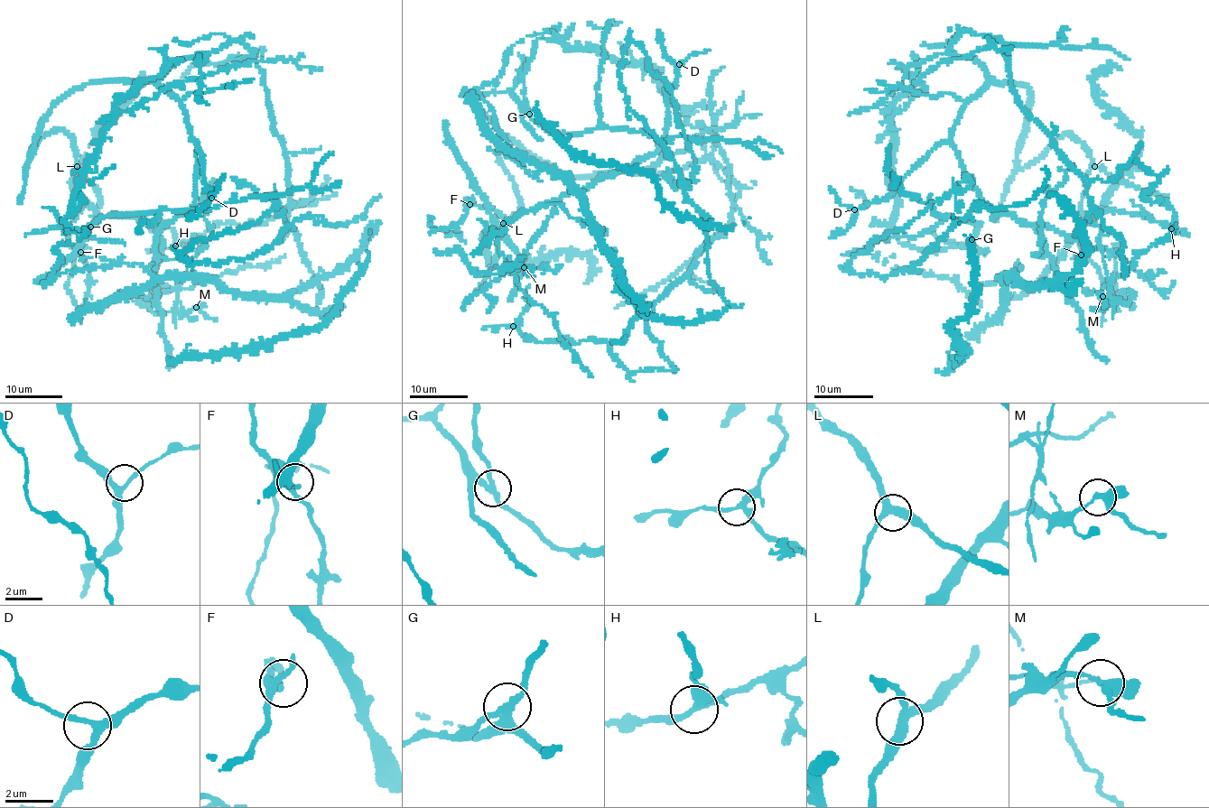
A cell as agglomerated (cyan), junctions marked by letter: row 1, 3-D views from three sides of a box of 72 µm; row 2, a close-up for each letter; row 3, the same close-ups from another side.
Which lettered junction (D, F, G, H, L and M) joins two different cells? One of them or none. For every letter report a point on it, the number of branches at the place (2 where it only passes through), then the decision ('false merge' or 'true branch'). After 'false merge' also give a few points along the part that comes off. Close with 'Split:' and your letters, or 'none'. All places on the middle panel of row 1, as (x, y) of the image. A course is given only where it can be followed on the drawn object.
D: place (679, 64); branches 3; true branch
F: place (469, 204); branches 3; true branch
G: place (529, 114); branches 3; false merge
H: place (513, 326); branches 3; true branch
L: place (503, 223); branches 3; true branch
M: place (524, 267); branches 3; true branch
Split: G

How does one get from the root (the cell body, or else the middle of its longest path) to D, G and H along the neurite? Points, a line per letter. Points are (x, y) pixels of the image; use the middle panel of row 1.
D: (523, 84), (555, 35), (646, 68), (684, 124), (717, 118), (706, 157), (659, 174), (679, 64)
G: (523, 84), (524, 103), (529, 113)
H: (523, 84), (555, 35), (717, 118), (659, 174), (501, 139), (518, 212), (465, 199), (518, 256), (513, 326)

